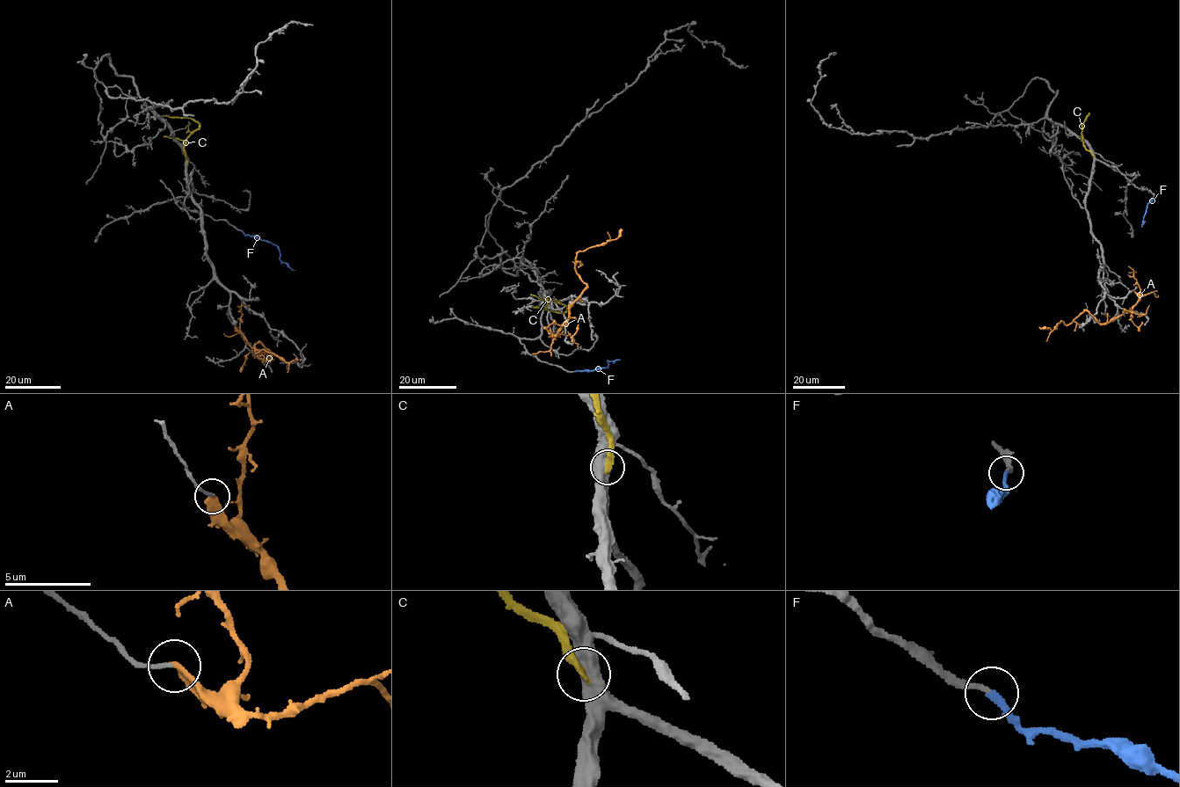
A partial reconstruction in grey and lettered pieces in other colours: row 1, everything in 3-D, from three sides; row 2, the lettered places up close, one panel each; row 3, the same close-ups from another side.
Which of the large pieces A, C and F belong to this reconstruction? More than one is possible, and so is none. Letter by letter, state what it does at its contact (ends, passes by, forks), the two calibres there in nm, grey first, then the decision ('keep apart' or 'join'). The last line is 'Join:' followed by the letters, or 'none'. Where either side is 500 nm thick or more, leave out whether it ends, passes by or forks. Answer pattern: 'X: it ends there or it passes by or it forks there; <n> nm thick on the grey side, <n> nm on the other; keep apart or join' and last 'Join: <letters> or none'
A: it ends there; 130 nm thick on the grey side, 360 nm on the other; keep apart
C: 600 nm thick on the grey side, 320 nm on the other; keep apart
F: it ends there; 200 nm thick on the grey side, 240 nm on the other; join
Join: F

